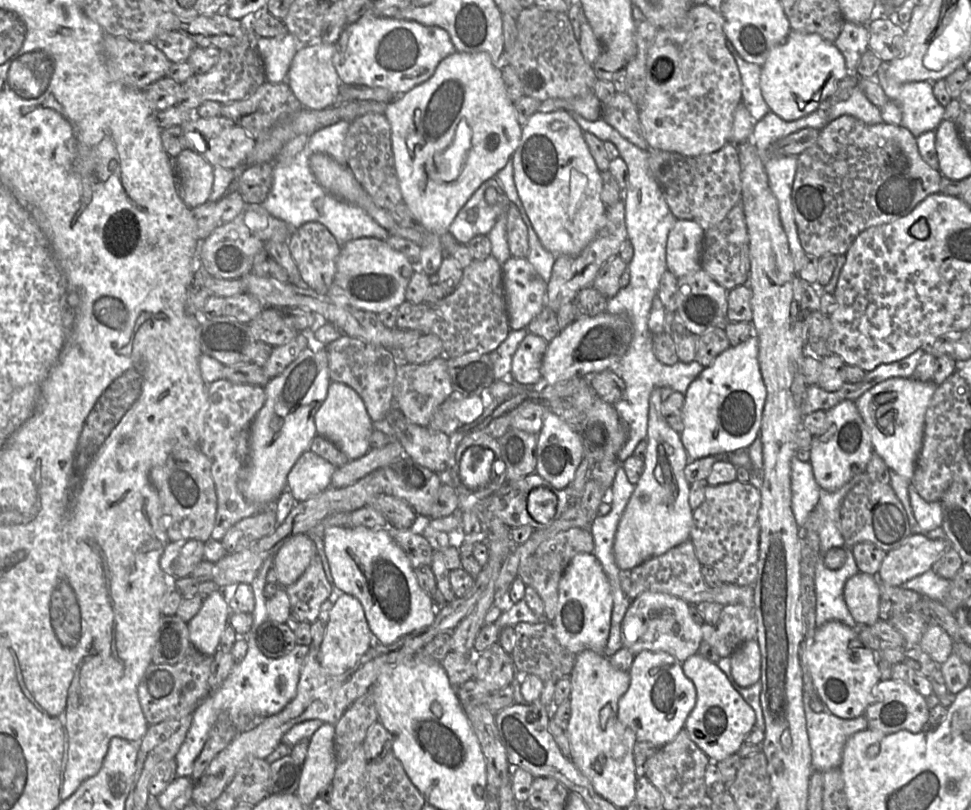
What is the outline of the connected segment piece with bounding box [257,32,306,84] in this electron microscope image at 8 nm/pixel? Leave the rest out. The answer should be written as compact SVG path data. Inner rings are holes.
M288 32L278 37L259 37L257 47L264 64L265 82L271 84L286 82L293 57L303 46L306 45L299 44Z

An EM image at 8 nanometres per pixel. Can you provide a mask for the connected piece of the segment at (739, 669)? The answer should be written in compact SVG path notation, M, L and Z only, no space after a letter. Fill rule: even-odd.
M756 638L738 647L730 659L732 675L740 686L749 687L761 680L761 654Z

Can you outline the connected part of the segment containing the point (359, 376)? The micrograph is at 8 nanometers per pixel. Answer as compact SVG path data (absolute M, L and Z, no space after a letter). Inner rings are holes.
M347 335L327 344L325 350L331 381L344 383L354 389L364 401L372 422L385 419L393 407L393 385L398 364L395 351Z

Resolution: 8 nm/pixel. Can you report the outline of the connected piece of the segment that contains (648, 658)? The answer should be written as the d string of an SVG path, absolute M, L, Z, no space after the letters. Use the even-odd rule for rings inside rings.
M642 651L629 670L630 686L618 701L618 720L632 729L638 742L662 747L673 741L697 701L693 682L684 674L682 663L667 652Z

